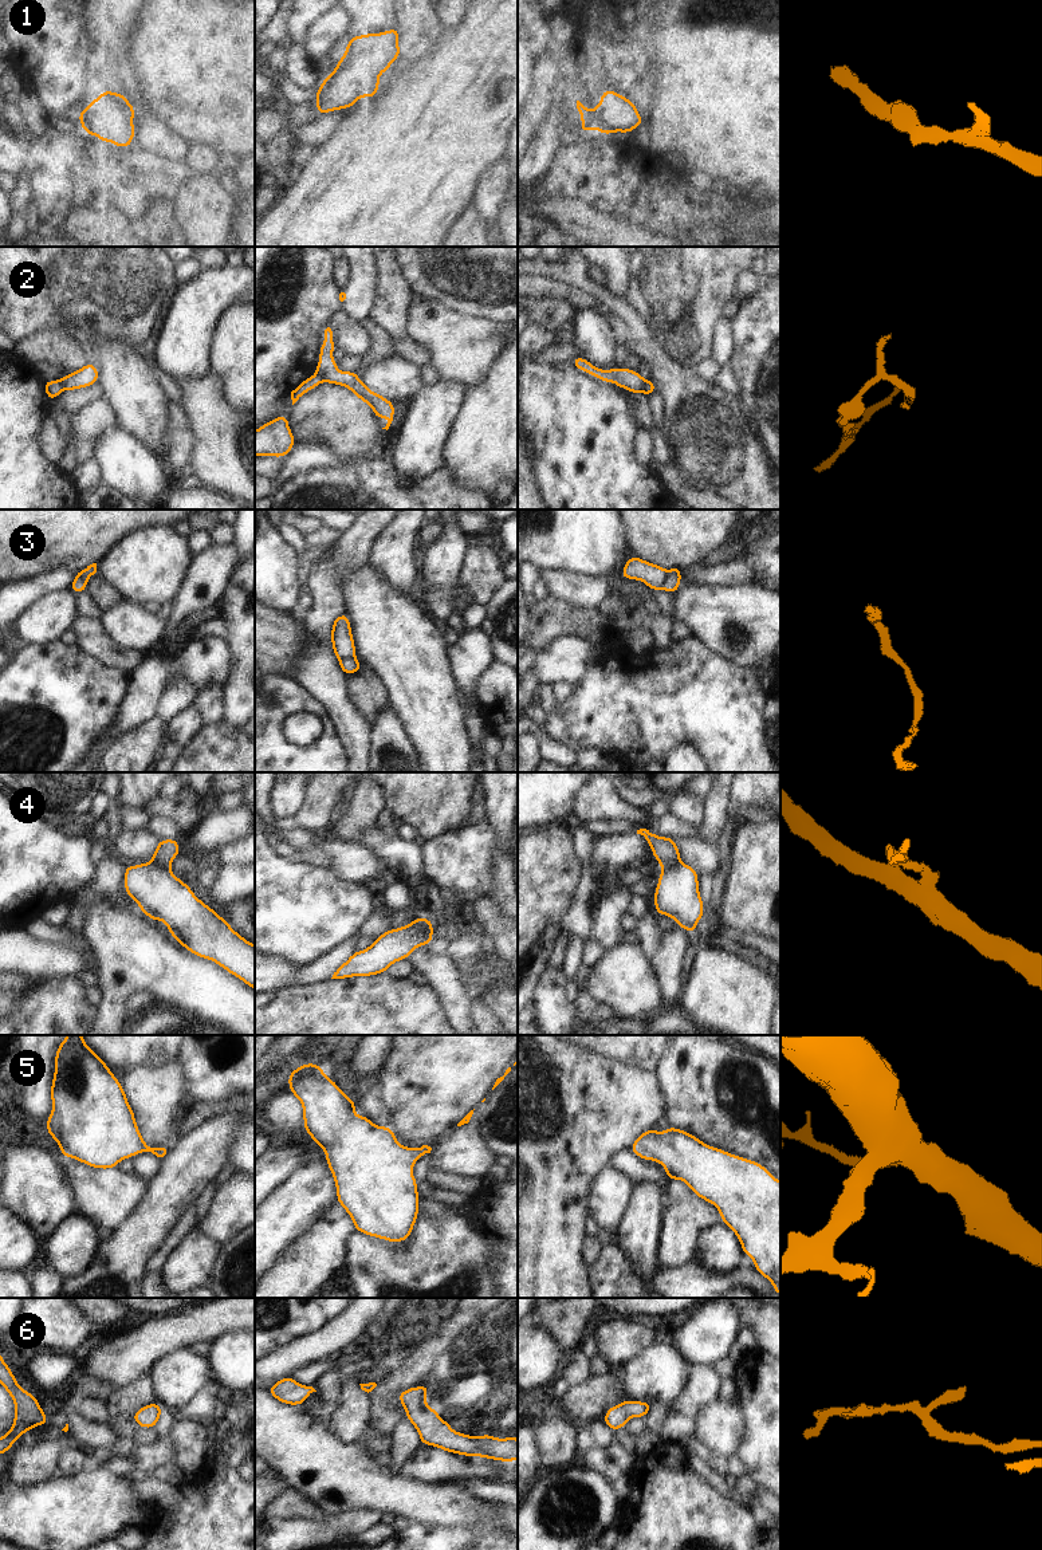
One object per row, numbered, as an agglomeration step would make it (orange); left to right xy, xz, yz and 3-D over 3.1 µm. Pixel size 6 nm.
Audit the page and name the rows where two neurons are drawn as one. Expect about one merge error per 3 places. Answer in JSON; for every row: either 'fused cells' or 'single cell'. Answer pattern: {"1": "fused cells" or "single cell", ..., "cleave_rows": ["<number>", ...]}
{"1": "single cell", "2": "fused cells", "3": "fused cells", "4": "fused cells", "5": "single cell", "6": "single cell", "cleave_rows": ["2", "3", "4"]}

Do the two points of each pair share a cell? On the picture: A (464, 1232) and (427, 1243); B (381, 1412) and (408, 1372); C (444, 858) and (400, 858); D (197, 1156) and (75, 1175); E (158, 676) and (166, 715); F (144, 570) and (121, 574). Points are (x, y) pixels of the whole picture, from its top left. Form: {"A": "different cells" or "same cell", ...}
{"A": "same cell", "B": "same cell", "C": "different cells", "D": "different cells", "E": "different cells", "F": "same cell"}

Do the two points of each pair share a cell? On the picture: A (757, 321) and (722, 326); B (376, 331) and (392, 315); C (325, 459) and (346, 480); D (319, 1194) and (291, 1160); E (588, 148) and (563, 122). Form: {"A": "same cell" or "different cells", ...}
{"A": "different cells", "B": "different cells", "C": "different cells", "D": "different cells", "E": "different cells"}

